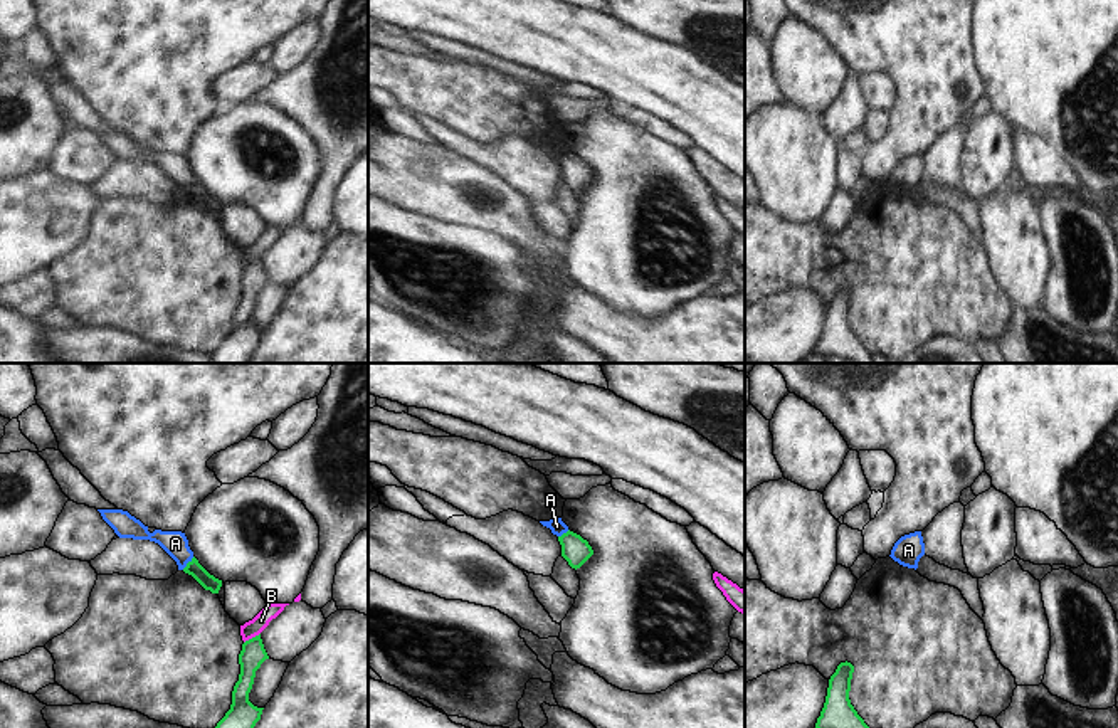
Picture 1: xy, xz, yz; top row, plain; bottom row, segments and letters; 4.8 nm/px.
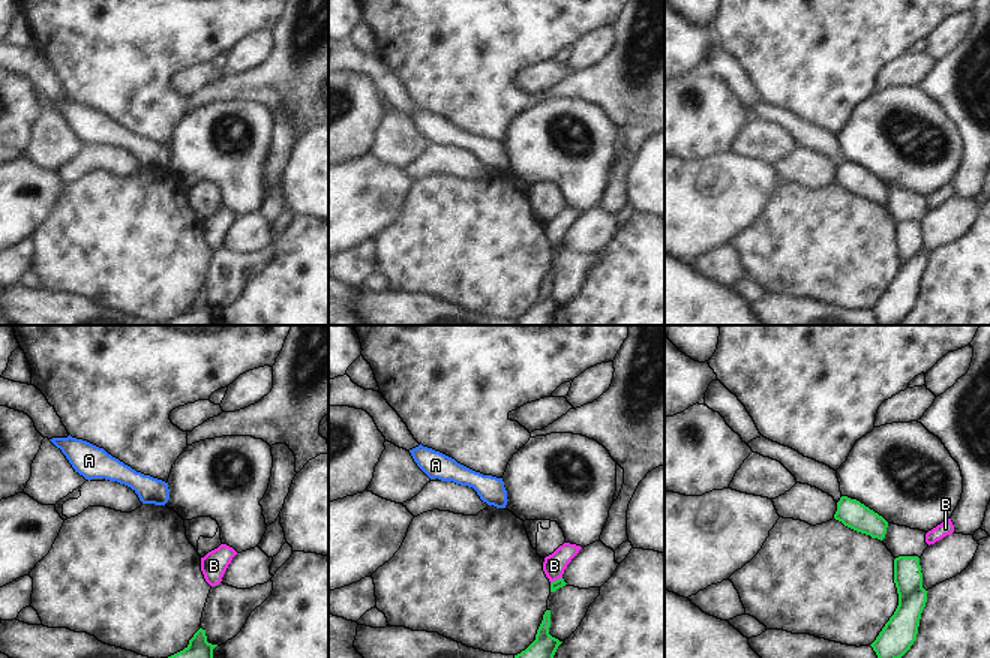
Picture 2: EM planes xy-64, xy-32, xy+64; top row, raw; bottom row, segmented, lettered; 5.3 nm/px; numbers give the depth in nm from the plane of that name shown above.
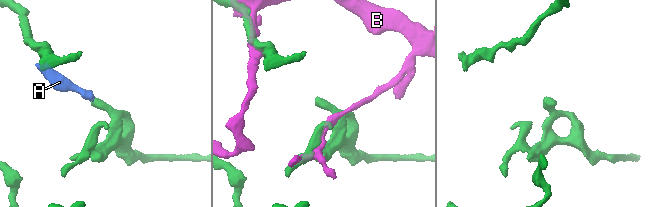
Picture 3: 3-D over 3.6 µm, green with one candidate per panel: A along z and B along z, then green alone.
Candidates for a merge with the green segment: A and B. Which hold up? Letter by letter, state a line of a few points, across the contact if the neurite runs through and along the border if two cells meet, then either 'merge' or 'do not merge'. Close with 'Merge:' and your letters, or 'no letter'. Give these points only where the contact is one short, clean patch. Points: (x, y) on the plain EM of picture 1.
A: line xy (194, 180), (182, 192); do not merge
B: do not merge
Merge: no letter

